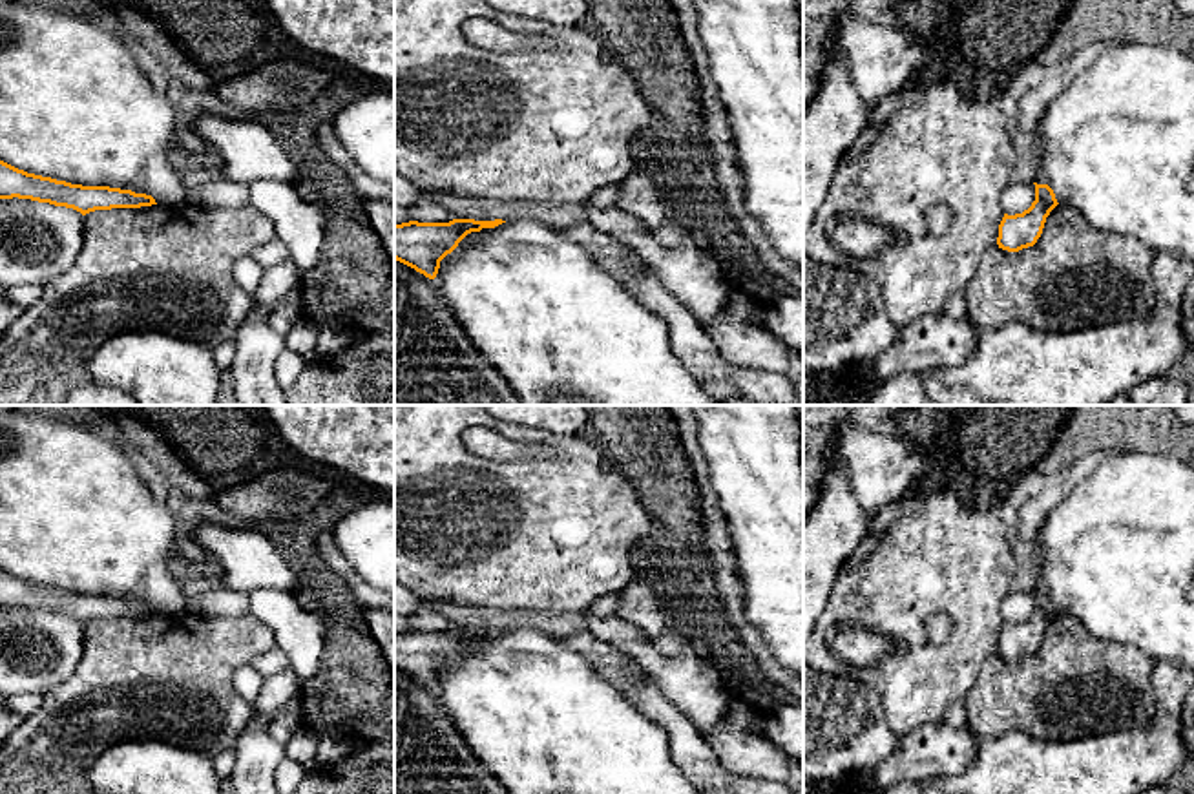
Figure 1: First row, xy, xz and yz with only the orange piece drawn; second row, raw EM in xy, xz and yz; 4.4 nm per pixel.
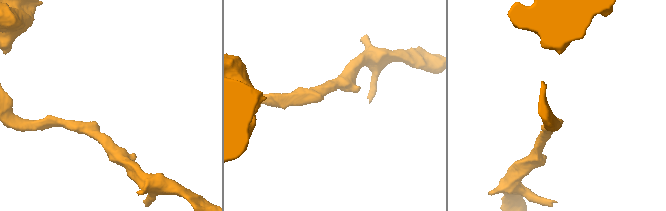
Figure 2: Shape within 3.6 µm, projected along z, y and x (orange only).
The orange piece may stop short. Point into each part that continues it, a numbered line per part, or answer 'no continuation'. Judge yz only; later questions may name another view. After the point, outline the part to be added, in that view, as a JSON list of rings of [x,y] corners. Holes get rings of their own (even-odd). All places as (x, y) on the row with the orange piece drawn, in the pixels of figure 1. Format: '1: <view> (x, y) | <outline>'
no continuation

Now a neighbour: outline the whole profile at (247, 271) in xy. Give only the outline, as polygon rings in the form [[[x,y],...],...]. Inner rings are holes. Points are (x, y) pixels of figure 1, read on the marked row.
[[[250,254],[241,256],[234,265],[234,277],[250,294],[259,288],[265,272],[267,268],[263,268]]]

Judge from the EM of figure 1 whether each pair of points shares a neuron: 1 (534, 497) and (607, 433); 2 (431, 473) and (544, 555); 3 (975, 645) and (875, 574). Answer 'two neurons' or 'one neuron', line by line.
1: two neurons
2: one neuron
3: one neuron

